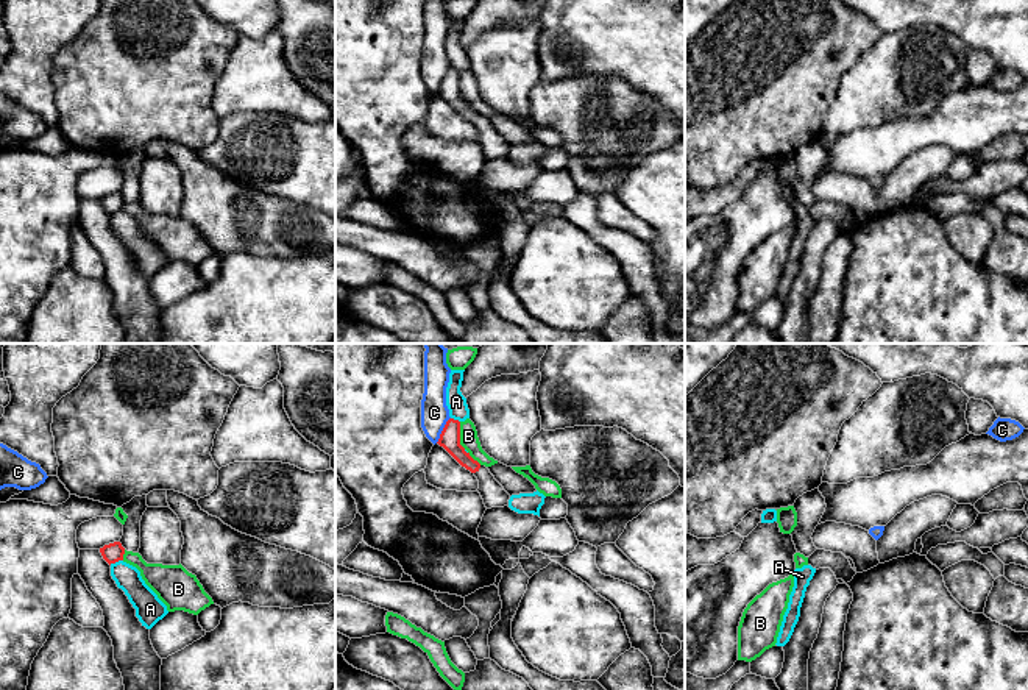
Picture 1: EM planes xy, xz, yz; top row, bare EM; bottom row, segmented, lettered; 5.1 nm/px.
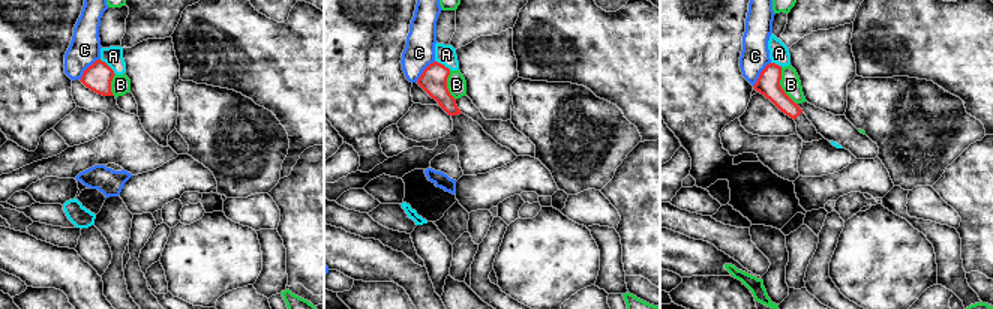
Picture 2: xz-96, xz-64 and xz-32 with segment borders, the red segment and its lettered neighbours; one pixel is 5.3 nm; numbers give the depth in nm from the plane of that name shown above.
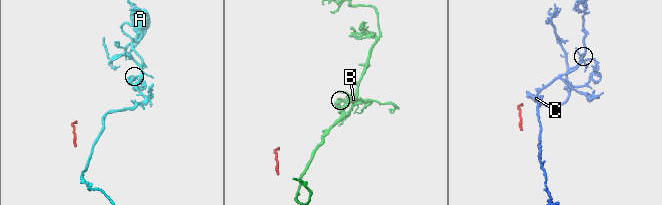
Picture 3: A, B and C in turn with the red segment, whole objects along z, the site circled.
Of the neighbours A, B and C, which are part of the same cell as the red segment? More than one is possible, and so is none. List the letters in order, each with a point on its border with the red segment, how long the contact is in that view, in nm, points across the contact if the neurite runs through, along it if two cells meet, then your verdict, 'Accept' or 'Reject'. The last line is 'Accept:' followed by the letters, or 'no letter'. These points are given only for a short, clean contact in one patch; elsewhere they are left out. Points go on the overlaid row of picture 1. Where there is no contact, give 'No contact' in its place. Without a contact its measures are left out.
A: Touches red at xy (116, 561). Shared border 80 nm. Boundary: xy (122, 559), (109, 564). Reject
B: Touches red at xz (459, 436). Shared border 150 nm. Boundary: xz (459, 422), (459, 442), (465, 448). Reject
C: Touches red at xz (443, 430). Shared border 150 nm. Boundary: xz (450, 417), (436, 442). Reject
Accept: no letter

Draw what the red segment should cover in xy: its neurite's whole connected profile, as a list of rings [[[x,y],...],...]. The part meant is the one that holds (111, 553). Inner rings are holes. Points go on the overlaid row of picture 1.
[[[147,495],[134,496],[122,509],[128,515],[123,525],[123,535],[119,542],[100,548],[103,559],[111,565],[123,560],[126,551],[139,553],[140,548],[140,520],[147,510]]]

